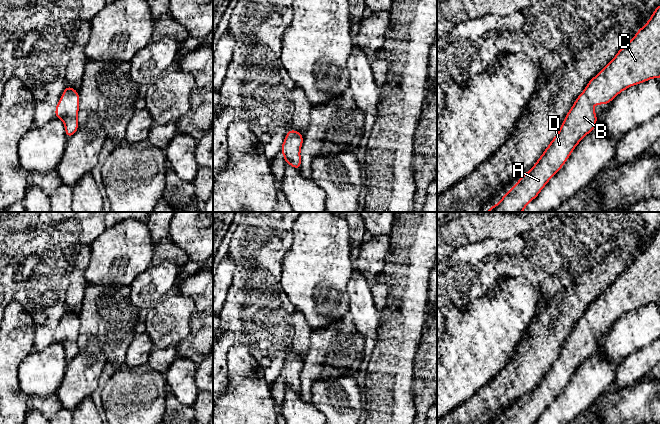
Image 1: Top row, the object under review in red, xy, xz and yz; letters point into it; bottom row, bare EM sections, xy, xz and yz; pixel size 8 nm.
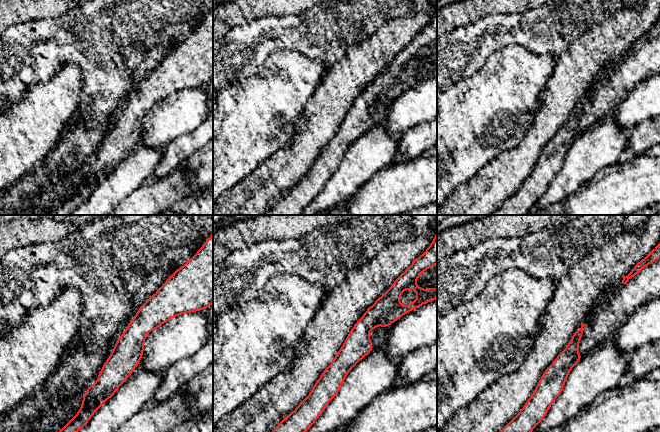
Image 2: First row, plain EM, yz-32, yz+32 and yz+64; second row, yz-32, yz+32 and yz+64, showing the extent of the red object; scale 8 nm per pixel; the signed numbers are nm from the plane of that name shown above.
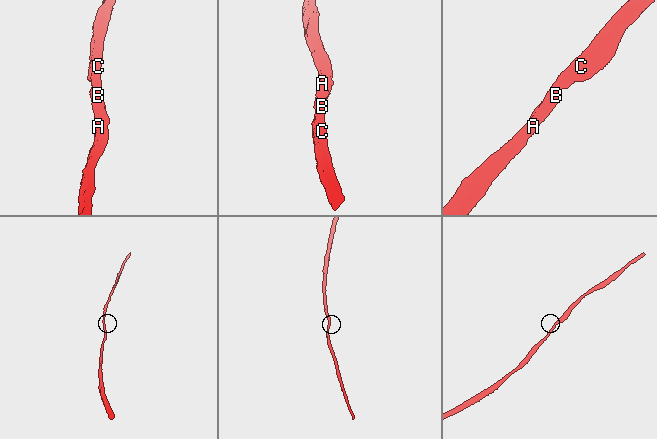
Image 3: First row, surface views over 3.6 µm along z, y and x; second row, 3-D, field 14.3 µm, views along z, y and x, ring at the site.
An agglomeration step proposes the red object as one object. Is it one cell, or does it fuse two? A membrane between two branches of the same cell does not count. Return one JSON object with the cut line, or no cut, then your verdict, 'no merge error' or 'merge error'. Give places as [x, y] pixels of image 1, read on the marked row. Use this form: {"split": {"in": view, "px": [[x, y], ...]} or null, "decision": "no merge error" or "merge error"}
{"split": null, "decision": "no merge error"}

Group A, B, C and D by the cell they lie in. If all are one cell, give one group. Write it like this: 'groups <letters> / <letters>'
groups A B C D

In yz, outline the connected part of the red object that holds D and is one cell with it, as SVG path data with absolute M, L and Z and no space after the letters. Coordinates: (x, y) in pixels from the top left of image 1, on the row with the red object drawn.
M660 5L655 8L651 18L636 32L633 39L621 48L616 56L588 82L584 91L577 97L568 111L557 135L534 166L518 180L495 206L490 207L486 212L522 212L562 168L579 142L596 128L597 115L592 104L609 104L625 89L652 78L660 78Z

